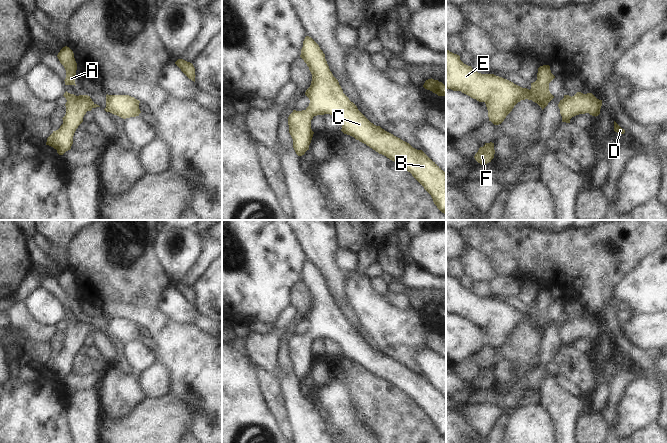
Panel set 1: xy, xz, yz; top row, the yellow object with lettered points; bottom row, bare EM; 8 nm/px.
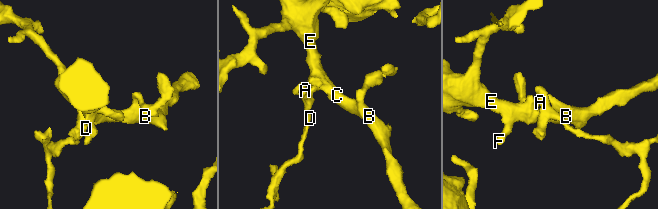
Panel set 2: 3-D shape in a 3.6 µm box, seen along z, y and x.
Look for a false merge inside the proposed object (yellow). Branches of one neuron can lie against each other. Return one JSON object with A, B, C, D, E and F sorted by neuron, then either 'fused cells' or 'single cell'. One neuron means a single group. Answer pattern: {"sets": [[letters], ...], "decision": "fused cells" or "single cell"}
{"sets": [["A", "B", "C", "D", "E", "F"]], "decision": "single cell"}

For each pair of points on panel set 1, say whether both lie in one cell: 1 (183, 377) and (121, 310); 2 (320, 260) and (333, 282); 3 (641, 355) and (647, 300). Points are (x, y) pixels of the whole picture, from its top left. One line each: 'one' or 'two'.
1: one
2: one
3: two

